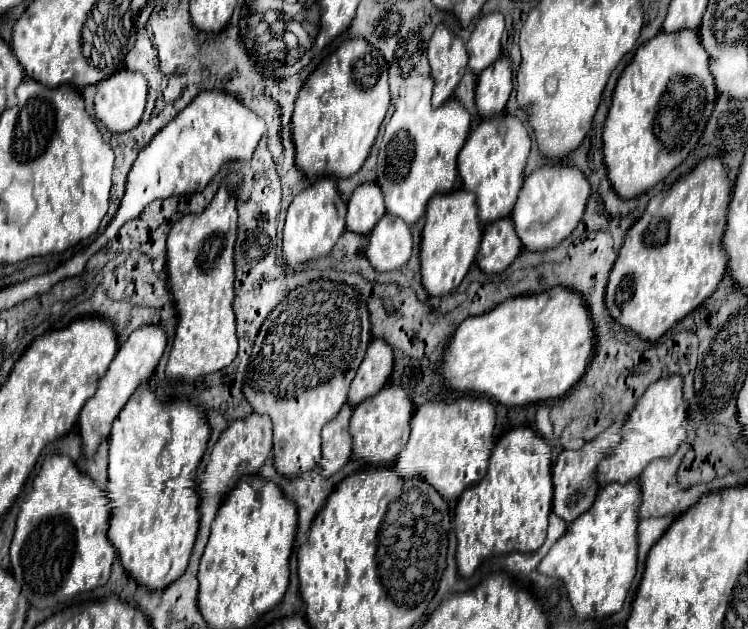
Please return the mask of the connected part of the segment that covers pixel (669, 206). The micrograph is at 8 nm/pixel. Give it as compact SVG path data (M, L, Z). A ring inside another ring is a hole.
M704 158L692 172L648 202L642 218L624 236L606 288L606 308L620 326L636 332L644 340L658 340L718 288L728 268L722 236L726 228L726 210L732 198L730 194L732 186L724 162L720 158Z

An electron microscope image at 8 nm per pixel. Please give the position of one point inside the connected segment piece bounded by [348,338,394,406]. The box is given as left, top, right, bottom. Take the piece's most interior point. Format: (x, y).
(376, 367)

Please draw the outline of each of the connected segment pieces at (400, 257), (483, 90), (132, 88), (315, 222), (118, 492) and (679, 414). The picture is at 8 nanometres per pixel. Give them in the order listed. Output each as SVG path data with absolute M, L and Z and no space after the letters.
M386 214L370 234L366 256L380 272L398 270L412 254L412 232L404 220Z
M502 54L478 78L476 106L480 114L490 118L504 112L510 92L512 92L512 62L506 54Z
M120 70L96 88L96 118L104 122L110 132L128 132L140 122L148 94L144 74Z
M320 178L310 188L302 190L290 204L286 212L286 224L282 230L282 256L288 266L298 266L302 262L328 256L338 238L344 234L344 216L346 216L346 202L342 200L334 180Z
M148 382L138 386L138 390L114 420L108 440L108 496L116 510L112 512L108 538L116 548L124 570L148 590L162 590L170 586L188 566L200 522L195 473L206 452L208 438L210 424L196 404L188 400L160 402Z
M674 374L662 380L656 380L638 400L634 410L630 412L624 428L622 442L610 452L610 456L598 468L598 484L606 486L612 482L626 484L642 474L646 464L654 458L668 458L676 454L678 446L686 440L686 402L682 396L682 376Z

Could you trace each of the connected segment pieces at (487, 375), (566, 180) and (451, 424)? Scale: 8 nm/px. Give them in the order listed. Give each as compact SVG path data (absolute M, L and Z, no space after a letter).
M556 286L542 294L508 298L482 316L466 318L450 338L442 376L454 390L490 396L504 406L558 400L582 380L594 344L594 324L584 298Z
M546 164L534 170L520 190L520 198L512 212L512 220L526 250L538 252L556 248L564 238L572 234L572 230L582 220L590 198L590 182L586 180L584 172L576 166L568 164Z
M460 398L460 400L450 400L450 402L430 400L414 412L410 440L406 448L398 454L394 470L404 478L420 474L424 476L428 484L432 484L444 496L444 500L448 502L456 500L468 486L480 482L486 476L488 460L494 448L494 422L496 422L494 406L486 398Z

